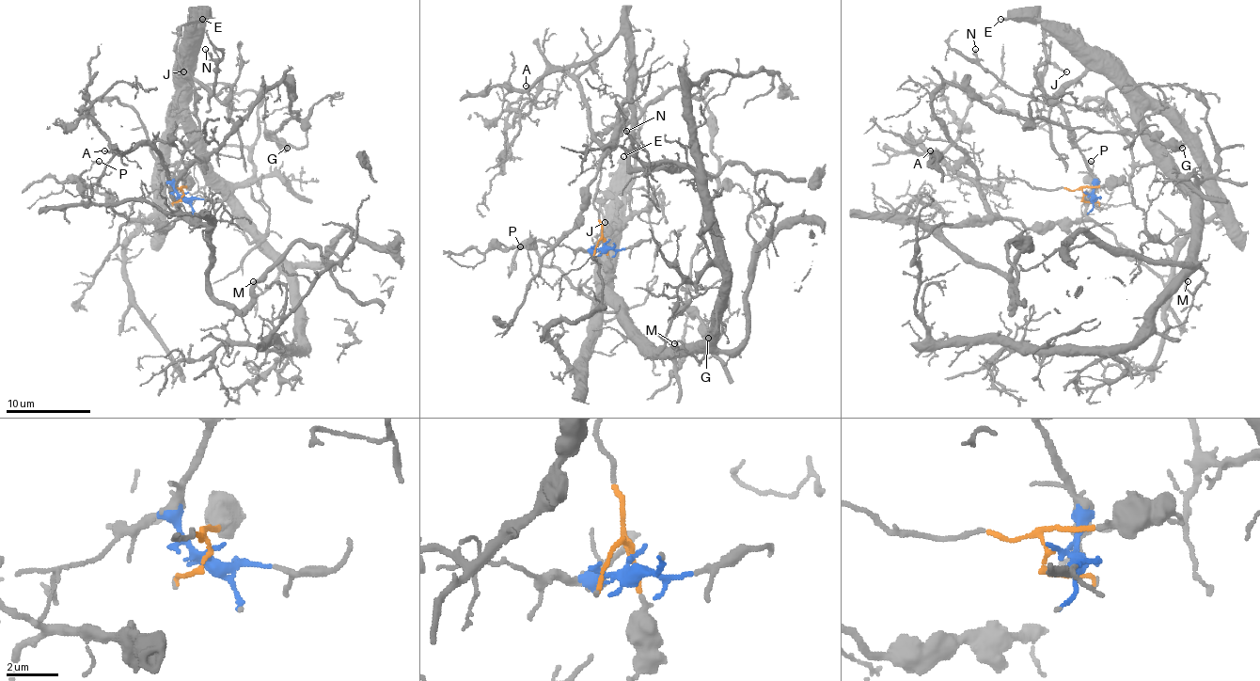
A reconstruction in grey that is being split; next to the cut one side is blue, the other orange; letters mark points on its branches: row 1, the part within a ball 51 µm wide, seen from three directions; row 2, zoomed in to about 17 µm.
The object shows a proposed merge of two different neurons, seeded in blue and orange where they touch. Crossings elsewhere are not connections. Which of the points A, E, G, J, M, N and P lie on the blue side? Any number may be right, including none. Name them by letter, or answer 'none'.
E, J, M, N

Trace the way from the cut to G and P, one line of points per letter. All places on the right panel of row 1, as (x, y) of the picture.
G: (1086, 194), (983, 178), (932, 97), (947, 83), (1005, 114), (1147, 133), (1183, 148)
P: (1086, 194), (1037, 190), (1008, 178), (978, 182), (993, 213), (1027, 228), (1050, 228), (1088, 219), (1090, 161)

